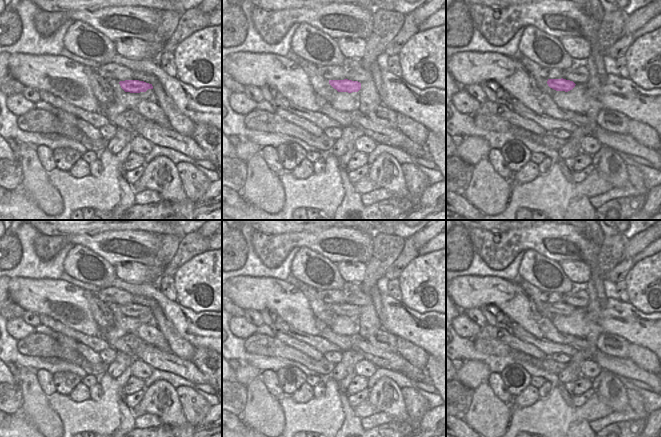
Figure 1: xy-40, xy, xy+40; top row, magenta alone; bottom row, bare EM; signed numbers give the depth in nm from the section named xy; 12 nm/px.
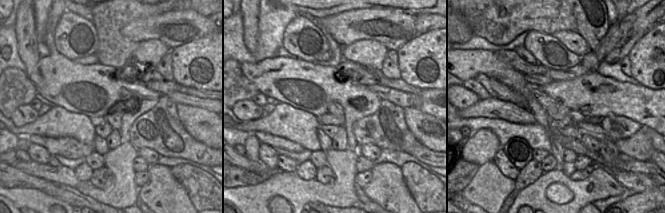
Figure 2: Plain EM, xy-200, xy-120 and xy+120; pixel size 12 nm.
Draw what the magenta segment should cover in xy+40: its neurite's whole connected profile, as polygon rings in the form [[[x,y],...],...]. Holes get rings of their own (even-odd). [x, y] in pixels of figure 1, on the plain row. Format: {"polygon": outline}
{"polygon": [[[548,303],[547,308],[550,312],[556,315],[565,315],[568,316],[575,311],[575,307],[566,303]]]}

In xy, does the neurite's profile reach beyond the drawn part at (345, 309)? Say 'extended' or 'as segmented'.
as segmented

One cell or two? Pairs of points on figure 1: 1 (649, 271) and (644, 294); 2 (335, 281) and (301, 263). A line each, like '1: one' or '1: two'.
1: one
2: one

